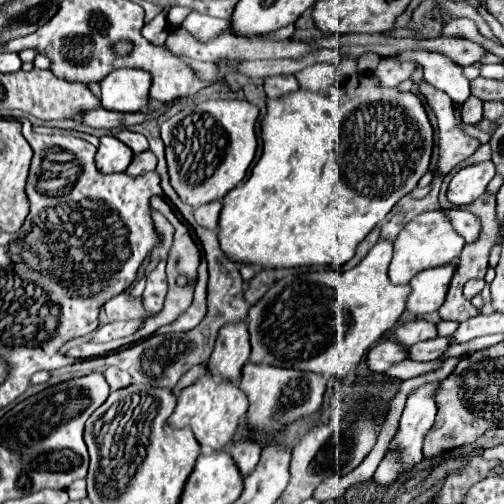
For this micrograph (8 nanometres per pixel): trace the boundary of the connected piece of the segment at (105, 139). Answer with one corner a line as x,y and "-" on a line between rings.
102,136
96,152
96,168
104,174
124,172
132,162
132,156
134,152
126,144
116,140
114,136

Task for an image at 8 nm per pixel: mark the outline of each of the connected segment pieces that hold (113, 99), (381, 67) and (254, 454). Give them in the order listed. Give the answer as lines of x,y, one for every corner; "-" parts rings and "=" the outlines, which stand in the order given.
114,70
102,82
102,106
116,112
138,112
148,102
150,78
144,70
=
386,56
380,60
374,74
380,80
380,84
384,84
384,86
398,86
400,82
404,82
412,76
416,66
418,64
412,60
398,60
396,56
=
240,440
230,448
230,456
236,462
242,478
248,478
254,472
254,468
258,466
258,460
260,460
260,452
262,452
262,448
248,440

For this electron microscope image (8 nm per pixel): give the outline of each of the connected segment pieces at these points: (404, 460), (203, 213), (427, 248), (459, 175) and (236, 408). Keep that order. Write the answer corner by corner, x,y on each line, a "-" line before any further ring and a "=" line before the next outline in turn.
440,380
438,382
428,382
428,384
422,384
420,388
412,390
408,400
406,400
406,406
404,406
404,412
402,412
402,418
400,418
400,430
398,434
394,436
394,440
390,442
390,450
386,452
384,460
380,462
378,470
374,472
374,480
382,486
388,486
396,480
396,476
402,472
402,470
408,470
412,466
416,466
420,460
422,460
422,444
424,444
424,436
426,432
432,428
434,424
434,416
436,416
436,388
440,386
=
210,202
210,204
202,204
194,210
194,216
198,220
198,224
204,224
210,230
218,230
218,218
220,218
220,210
222,204
220,202
=
438,210
438,212
424,212
410,220
402,232
394,240
394,256
390,262
390,282
392,284
408,284
418,272
450,264
456,260
462,252
462,246
466,242
456,234
448,218
=
490,160
460,168
450,180
448,200
456,206
470,204
472,200
476,200
486,192
486,186
494,178
494,174
496,174
494,164
=
206,374
206,376
198,378
192,386
186,386
180,392
178,406
176,406
174,414
170,416
170,424
174,428
190,426
198,444
220,450
224,444
230,442
230,438
236,432
240,418
244,416
246,410
248,410
248,396
240,390
240,386
236,382
224,380
224,378
218,380
218,376

